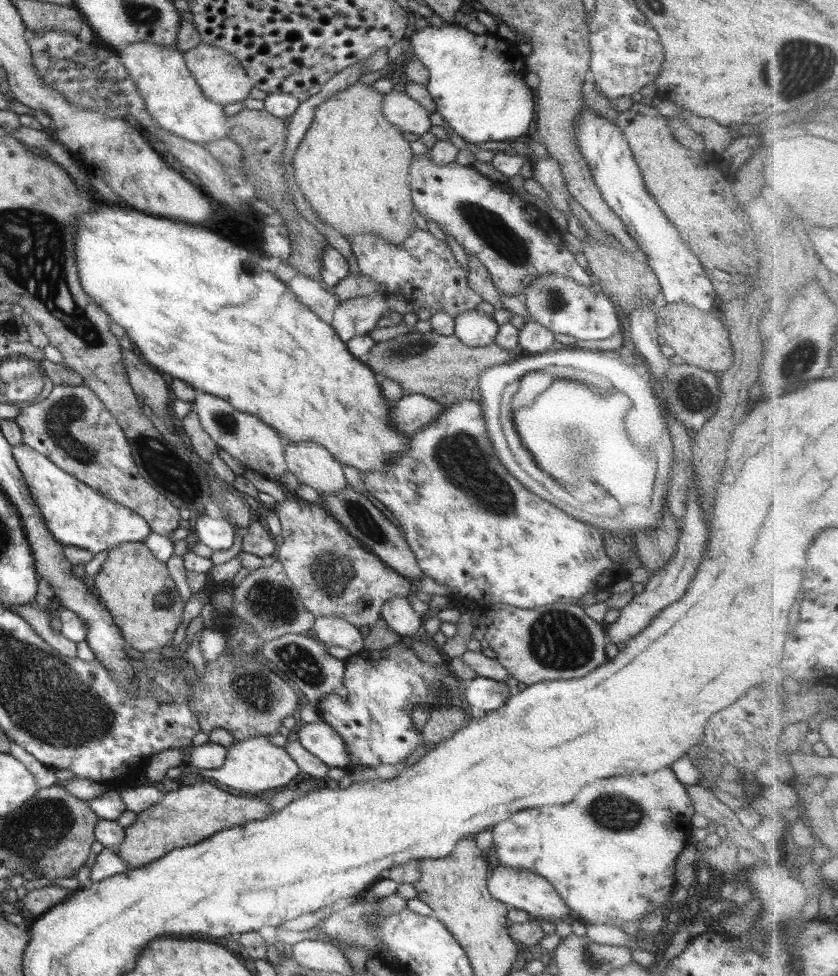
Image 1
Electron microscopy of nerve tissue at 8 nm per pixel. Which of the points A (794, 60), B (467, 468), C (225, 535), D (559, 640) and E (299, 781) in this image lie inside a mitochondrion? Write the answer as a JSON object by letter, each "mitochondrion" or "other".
{"A":"mitochondrion","B":"mitochondrion","C":"other","D":"mitochondrion","E":"other"}

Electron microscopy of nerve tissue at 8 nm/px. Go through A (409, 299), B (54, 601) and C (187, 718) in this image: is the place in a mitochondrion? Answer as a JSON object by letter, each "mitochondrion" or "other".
{"A":"other","B":"other","C":"other"}

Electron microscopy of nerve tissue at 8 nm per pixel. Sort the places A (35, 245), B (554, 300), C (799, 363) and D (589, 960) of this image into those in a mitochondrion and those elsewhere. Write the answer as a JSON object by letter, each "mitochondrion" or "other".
{"A":"mitochondrion","B":"mitochondrion","C":"mitochondrion","D":"mitochondrion"}

